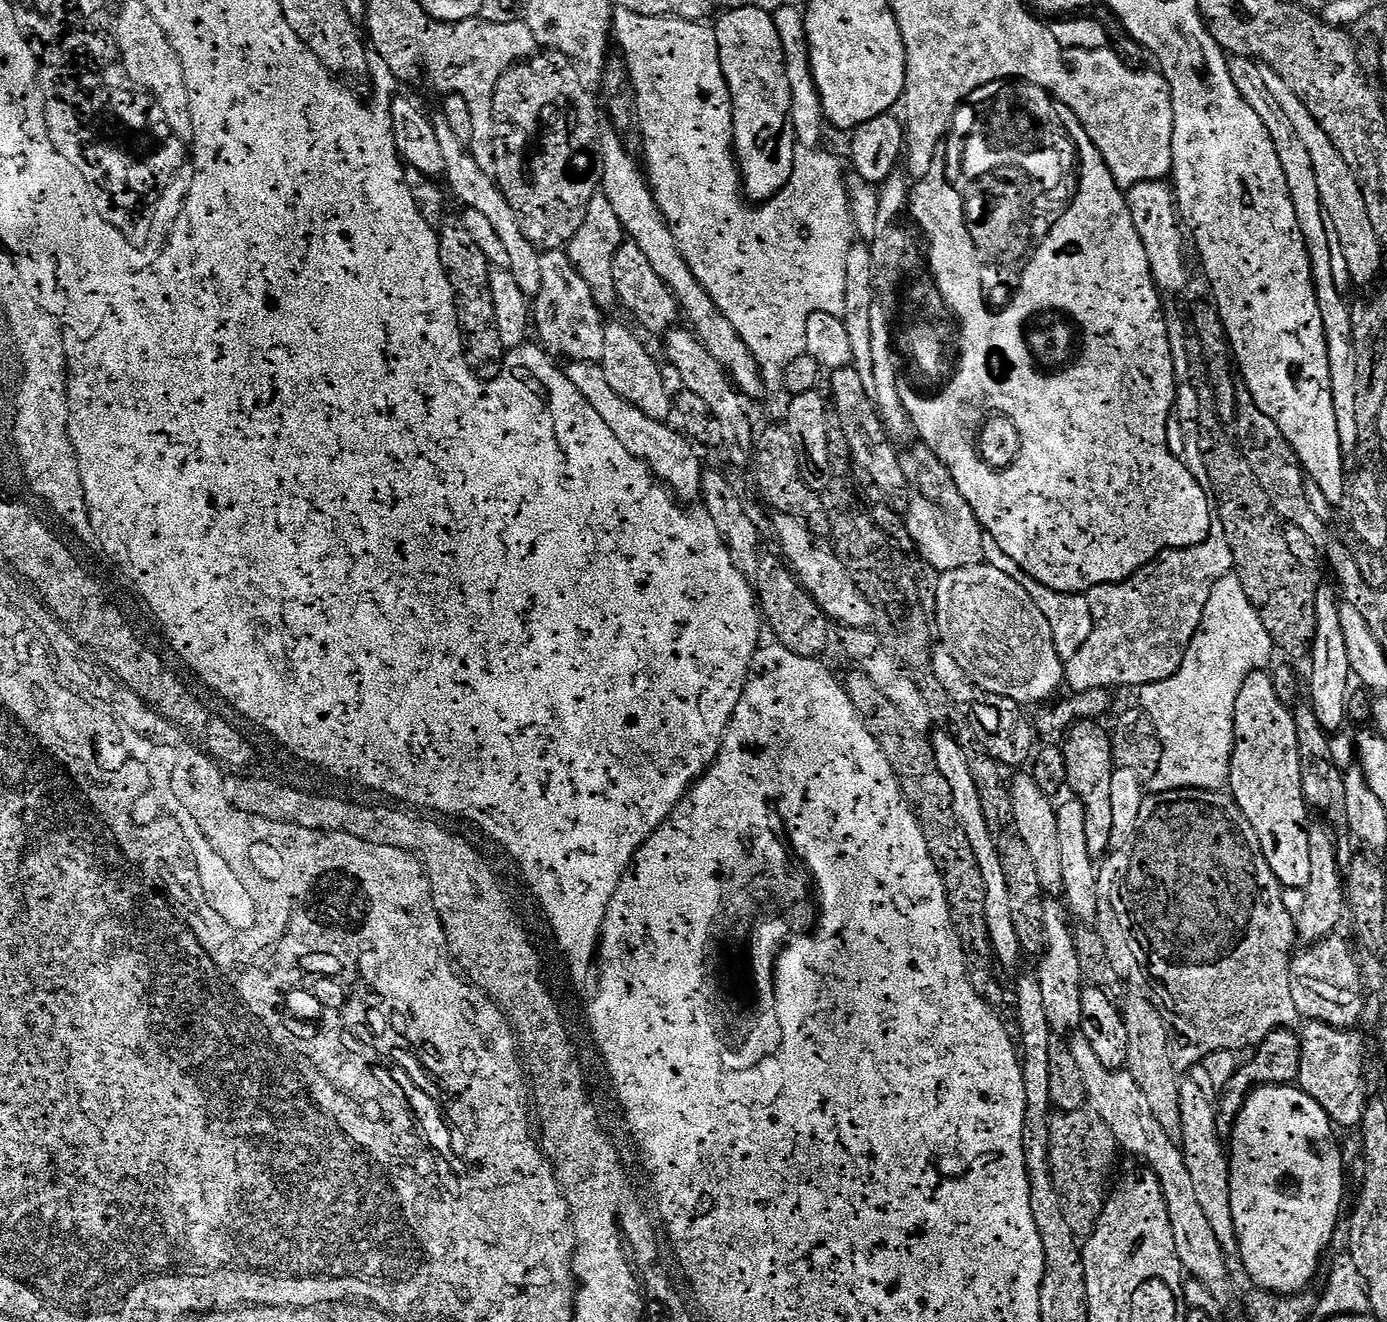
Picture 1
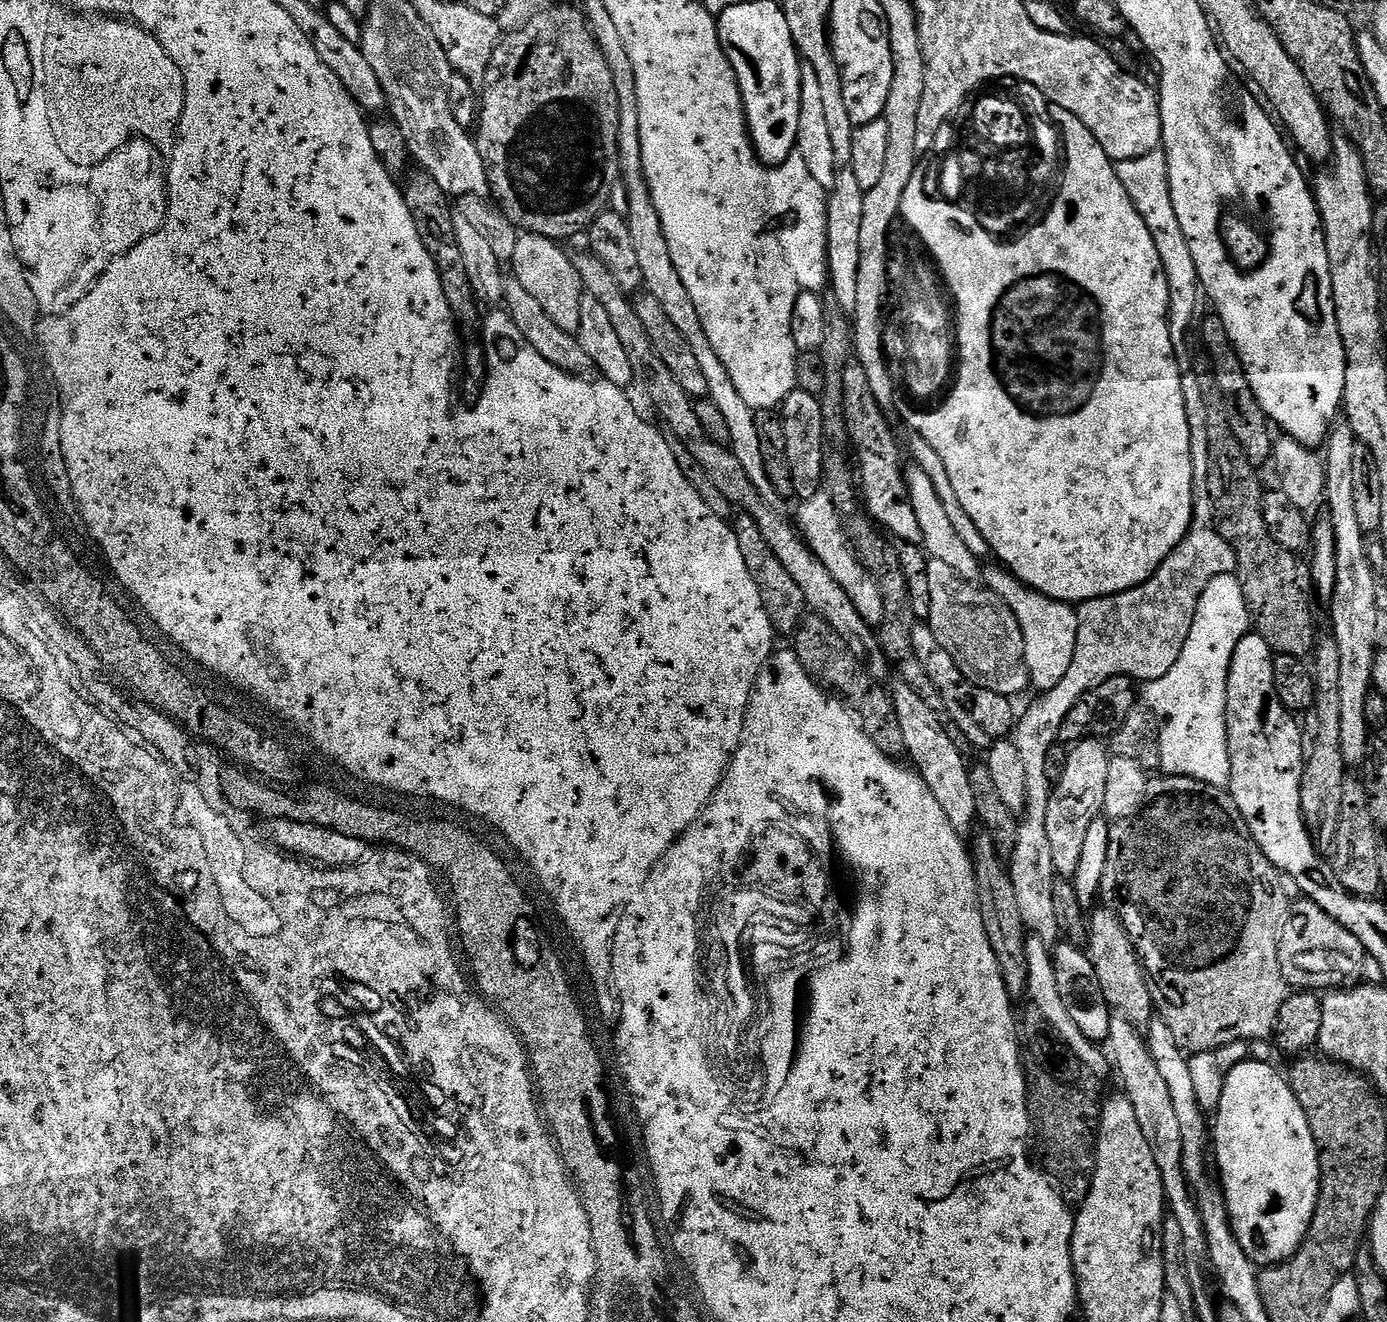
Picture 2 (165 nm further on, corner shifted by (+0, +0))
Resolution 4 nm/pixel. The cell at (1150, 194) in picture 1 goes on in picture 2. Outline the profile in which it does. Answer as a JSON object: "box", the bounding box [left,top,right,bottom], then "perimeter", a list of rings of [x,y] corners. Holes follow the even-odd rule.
{"box":[1115,150,1202,368],"perimeter":[[[1163,150],[1150,154],[1142,154],[1142,158],[1115,161],[1118,182],[1126,186],[1126,194],[1130,194],[1130,202],[1142,214],[1142,222],[1146,222],[1146,230],[1154,238],[1154,246],[1158,246],[1158,258],[1162,258],[1162,266],[1166,270],[1166,282],[1170,286],[1170,302],[1168,303],[1168,325],[1170,326],[1171,344],[1177,350],[1176,361],[1182,368],[1189,367],[1189,356],[1185,352],[1185,336],[1193,327],[1192,319],[1196,316],[1196,303],[1202,300],[1200,275],[1194,266],[1194,258],[1190,255],[1190,246],[1186,234],[1182,234],[1182,226],[1178,222],[1178,214],[1174,214],[1174,198],[1170,198],[1170,174],[1168,159]]]}

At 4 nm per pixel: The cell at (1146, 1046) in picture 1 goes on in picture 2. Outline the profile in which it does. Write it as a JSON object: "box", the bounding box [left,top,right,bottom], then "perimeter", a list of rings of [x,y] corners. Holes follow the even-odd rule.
{"box":[1087,907,1156,1030],"perimeter":[[[1111,907],[1099,908],[1093,909],[1089,915],[1087,943],[1106,944],[1109,948],[1089,949],[1088,953],[1095,968],[1094,976],[1111,1011],[1130,1022],[1137,1030],[1147,1029],[1156,1012],[1153,989],[1139,961],[1139,956],[1132,949],[1132,943],[1119,915]]]}

